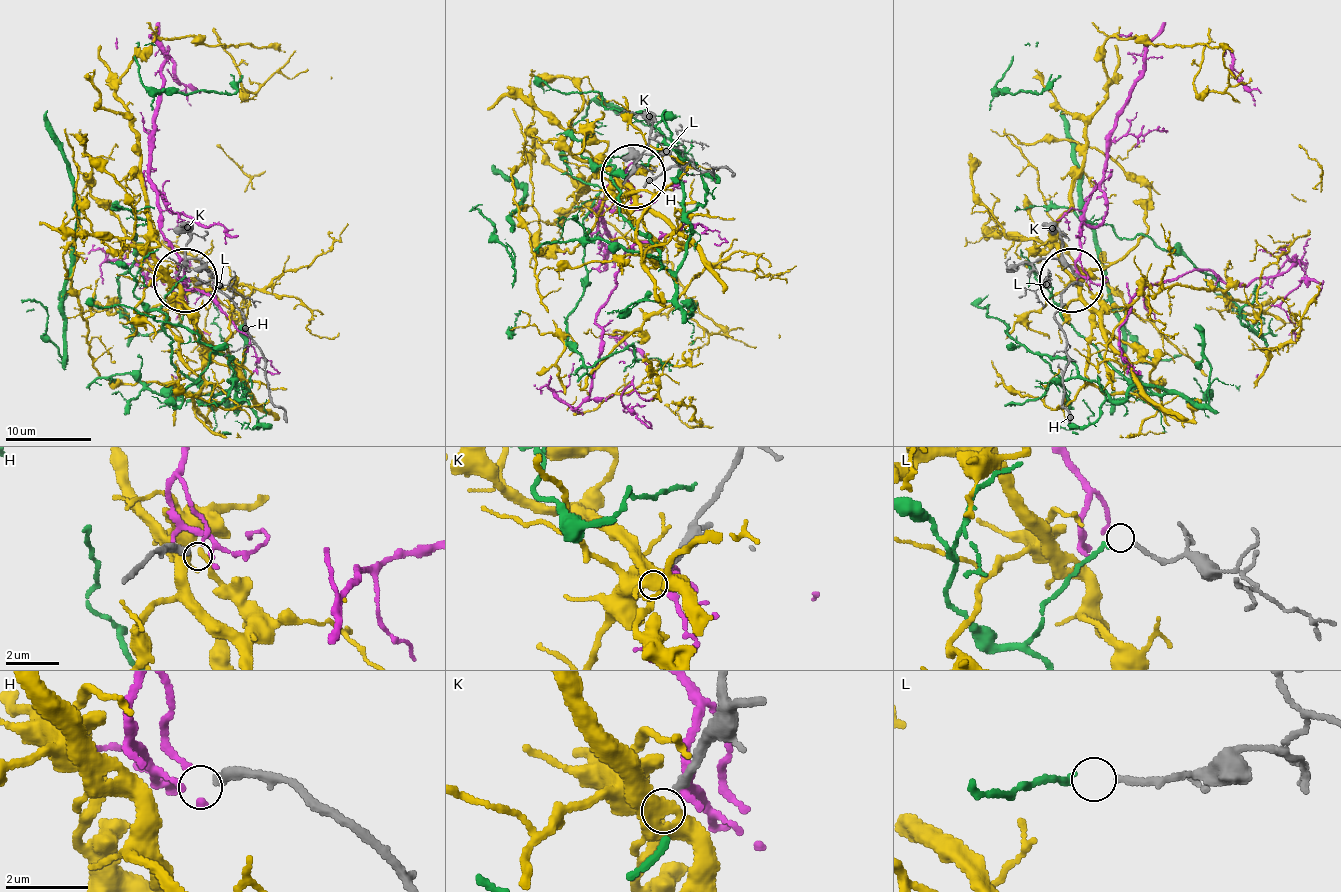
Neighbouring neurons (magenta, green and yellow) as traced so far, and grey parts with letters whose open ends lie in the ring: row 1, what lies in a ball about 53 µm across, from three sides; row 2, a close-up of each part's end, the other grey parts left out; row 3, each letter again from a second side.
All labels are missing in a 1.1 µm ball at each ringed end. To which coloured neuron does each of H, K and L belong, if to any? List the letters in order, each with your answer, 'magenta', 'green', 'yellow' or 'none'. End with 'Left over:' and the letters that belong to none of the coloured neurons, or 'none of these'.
H: none
K: yellow
L: green
Left over: H

